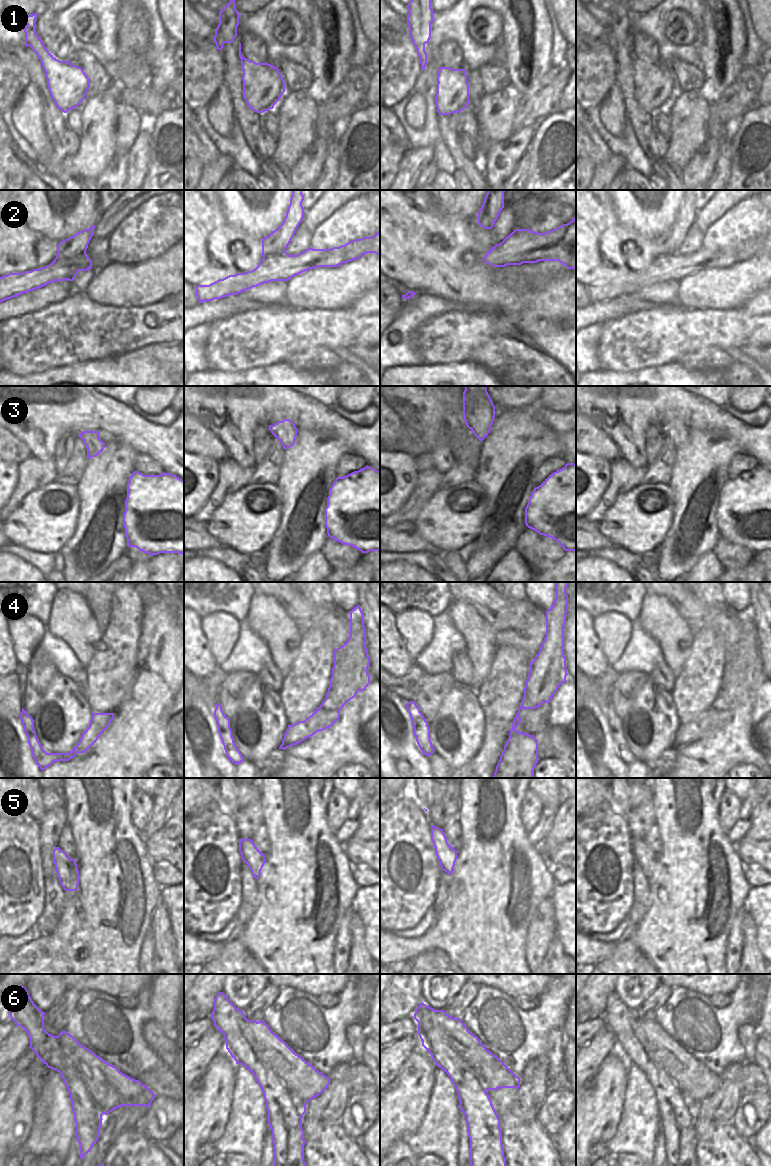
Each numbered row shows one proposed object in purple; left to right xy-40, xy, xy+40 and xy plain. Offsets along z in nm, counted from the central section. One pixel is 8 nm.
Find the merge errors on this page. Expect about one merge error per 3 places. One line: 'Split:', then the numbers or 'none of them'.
Split: 1, 4, 6

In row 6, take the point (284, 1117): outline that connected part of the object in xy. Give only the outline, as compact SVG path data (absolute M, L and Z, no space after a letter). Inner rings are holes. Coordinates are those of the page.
M219 992L214 999L214 1009L210 1017L214 1021L214 1026L224 1035L226 1049L236 1061L236 1064L245 1066L254 1075L262 1089L268 1111L268 1124L272 1131L274 1166L306 1166L304 1161L305 1140L302 1129L302 1117L304 1114L296 1105L296 1099L292 1097L284 1082L262 1057L258 1049L242 1033L238 1021L227 1020L224 1017L225 1012L229 1012L240 1019L246 1018L243 1011L239 1010L228 999L226 994Z

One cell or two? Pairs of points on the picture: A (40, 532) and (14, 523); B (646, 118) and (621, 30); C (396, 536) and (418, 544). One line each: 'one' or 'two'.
A: one
B: one
C: one

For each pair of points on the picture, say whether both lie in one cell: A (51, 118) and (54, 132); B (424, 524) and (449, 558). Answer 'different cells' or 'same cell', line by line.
A: same cell
B: different cells

